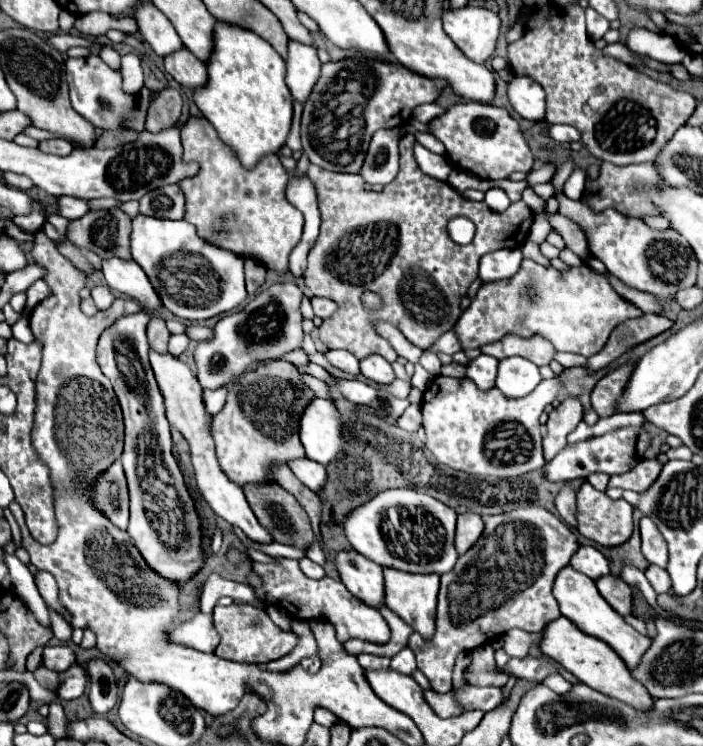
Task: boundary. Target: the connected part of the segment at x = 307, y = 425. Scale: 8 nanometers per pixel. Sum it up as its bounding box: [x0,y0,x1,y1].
[300,399,346,465]

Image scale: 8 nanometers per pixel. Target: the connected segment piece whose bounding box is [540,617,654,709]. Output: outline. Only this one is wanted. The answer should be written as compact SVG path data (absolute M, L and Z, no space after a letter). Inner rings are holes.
M558 617L556 621L550 621L544 627L544 639L540 641L540 649L542 649L542 653L556 659L578 681L586 683L588 687L592 687L592 689L596 689L612 699L618 699L626 705L632 705L634 709L644 709L644 705L654 705L654 697L650 697L650 693L646 693L646 689L640 681L634 681L630 669L618 657L618 653L610 645L606 645L604 641L598 641L596 637L582 633L566 617Z

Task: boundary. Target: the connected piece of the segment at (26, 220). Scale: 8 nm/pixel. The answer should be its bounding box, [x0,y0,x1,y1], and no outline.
[13,199,44,233]

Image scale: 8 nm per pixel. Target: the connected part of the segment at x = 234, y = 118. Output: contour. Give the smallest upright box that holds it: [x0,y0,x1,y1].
[194,23,292,169]

